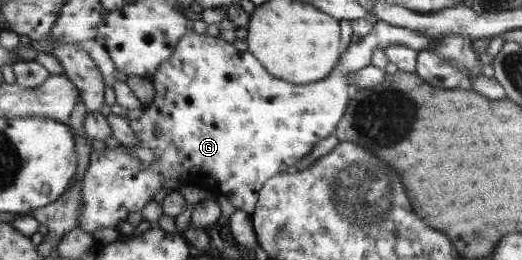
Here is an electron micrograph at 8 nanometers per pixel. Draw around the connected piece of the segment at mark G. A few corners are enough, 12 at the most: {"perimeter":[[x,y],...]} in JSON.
{"perimeter":[[376,21],[313,84],[188,32],[127,109],[140,143],[91,150],[78,228],[170,177],[252,215],[328,137],[348,72],[435,37]]}

